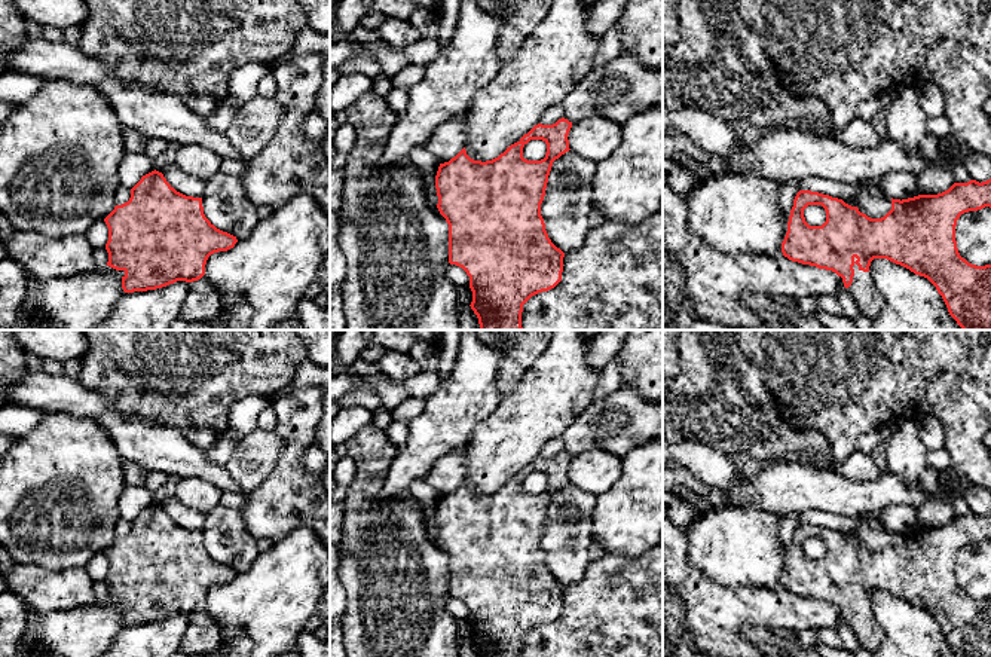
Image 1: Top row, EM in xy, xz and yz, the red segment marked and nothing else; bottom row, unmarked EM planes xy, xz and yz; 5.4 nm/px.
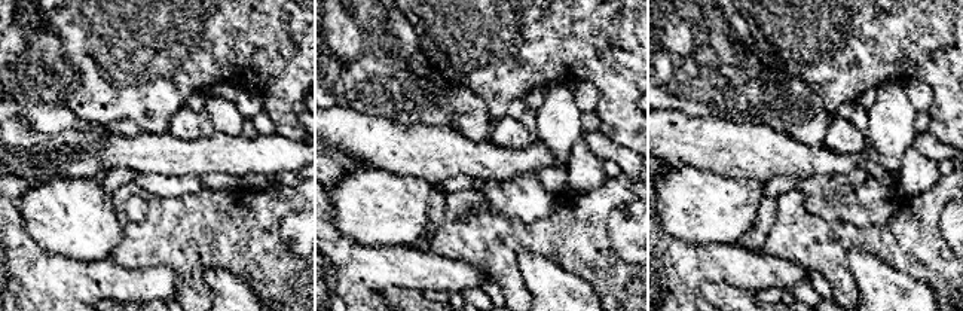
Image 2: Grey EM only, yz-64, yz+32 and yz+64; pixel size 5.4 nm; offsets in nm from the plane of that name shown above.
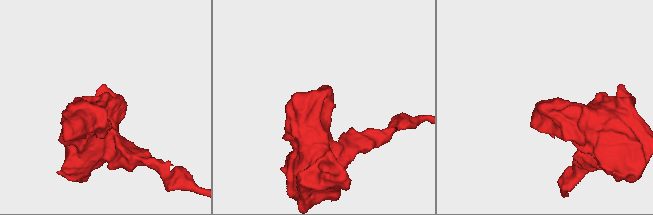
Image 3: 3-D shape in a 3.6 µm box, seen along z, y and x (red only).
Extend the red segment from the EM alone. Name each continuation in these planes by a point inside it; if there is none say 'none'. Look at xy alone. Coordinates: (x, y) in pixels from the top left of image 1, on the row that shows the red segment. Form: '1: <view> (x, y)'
1: xy (204, 301)

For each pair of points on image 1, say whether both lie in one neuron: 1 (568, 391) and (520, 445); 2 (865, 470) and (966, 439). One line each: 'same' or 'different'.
1: same
2: different

